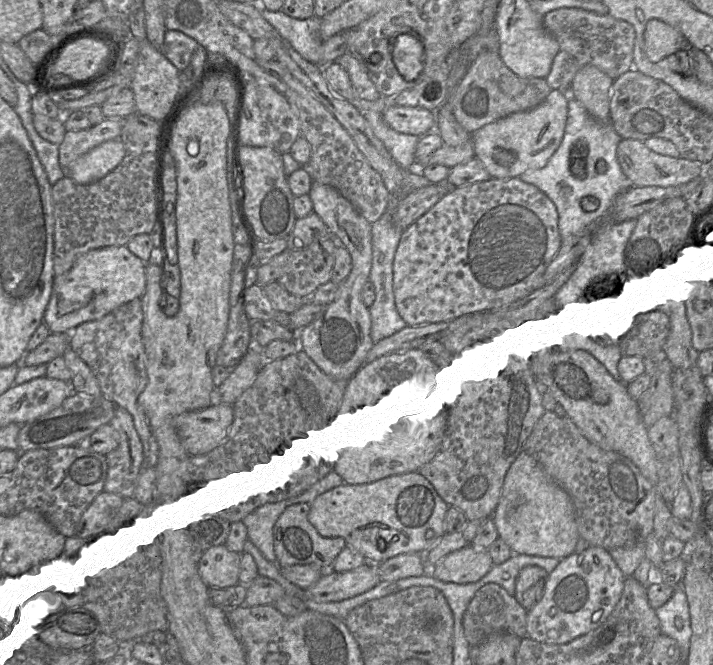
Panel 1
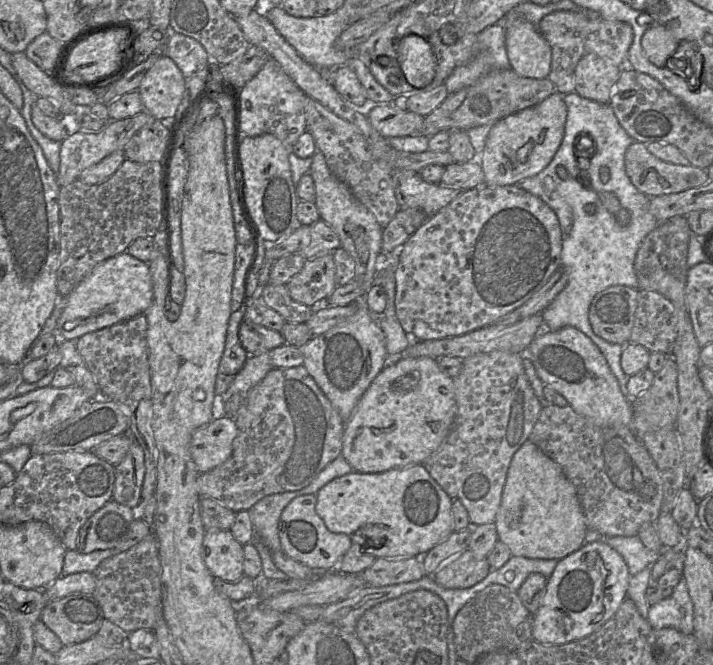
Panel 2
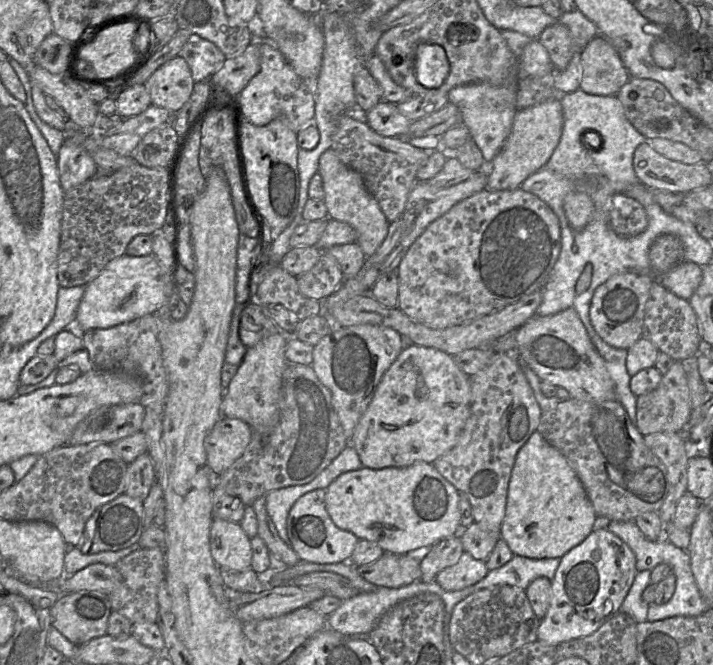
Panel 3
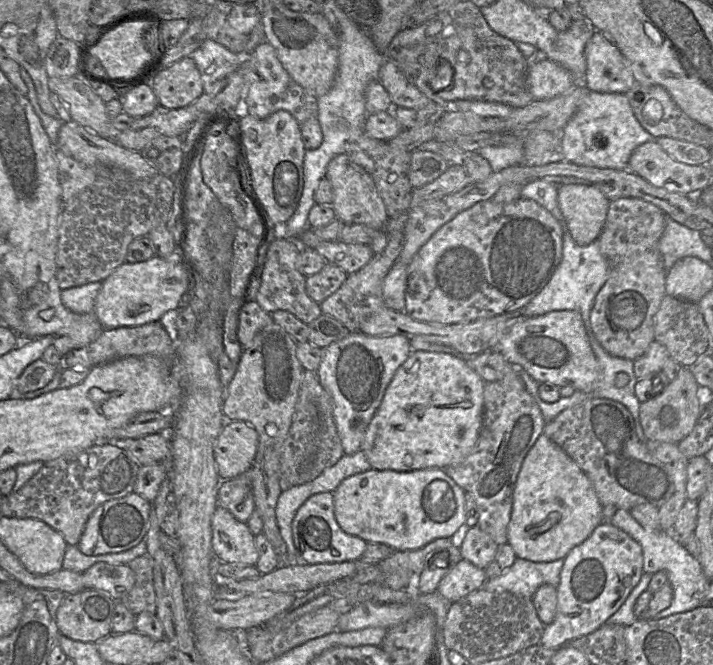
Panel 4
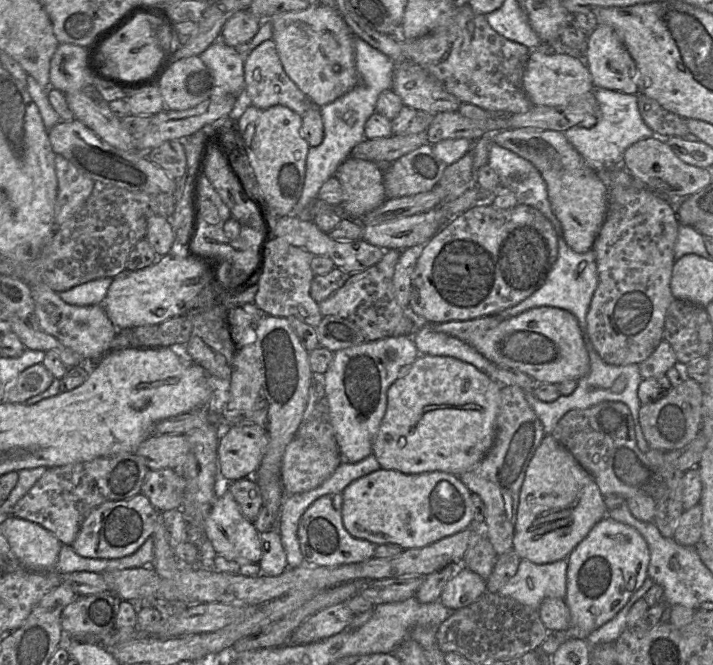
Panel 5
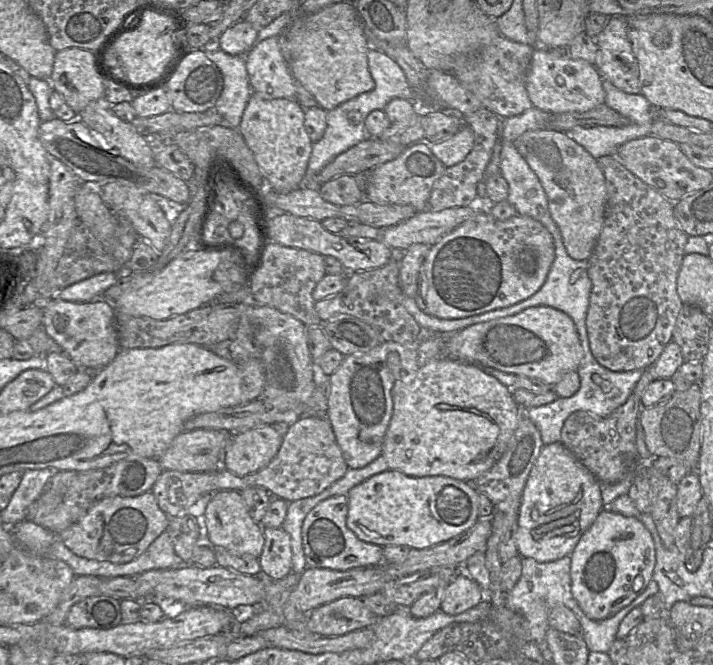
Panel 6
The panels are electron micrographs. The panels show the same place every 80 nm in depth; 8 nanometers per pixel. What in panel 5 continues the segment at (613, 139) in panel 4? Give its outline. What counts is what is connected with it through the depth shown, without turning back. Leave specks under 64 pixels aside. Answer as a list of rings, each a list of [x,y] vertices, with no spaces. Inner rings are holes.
[[[595,89],[594,96],[599,106],[596,124],[589,128],[573,126],[563,133],[578,153],[593,166],[622,166],[625,150],[633,143],[650,138],[655,133],[642,119],[636,94]]]

